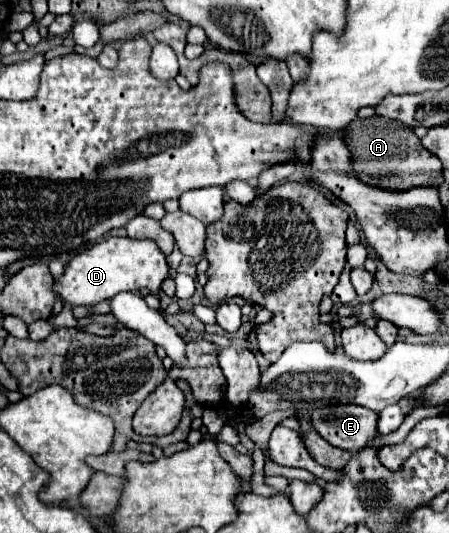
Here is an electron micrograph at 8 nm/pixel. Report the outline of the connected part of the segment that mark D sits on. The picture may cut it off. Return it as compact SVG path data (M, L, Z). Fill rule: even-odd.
M128 236L106 238L70 260L62 278L54 284L54 292L68 304L92 306L116 296L118 292L138 292L140 288L158 292L166 276L168 276L166 256L158 252L154 240L134 240Z

